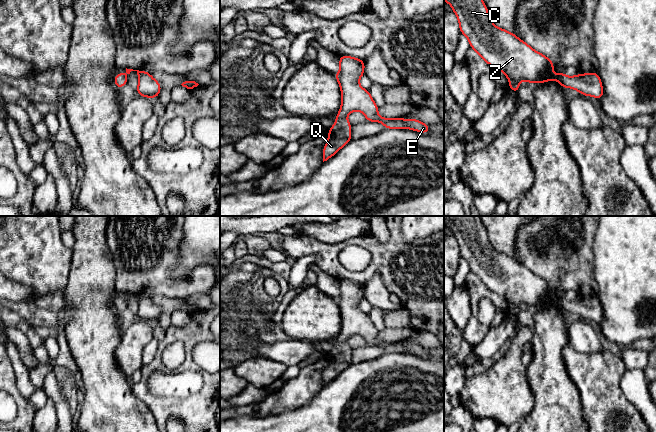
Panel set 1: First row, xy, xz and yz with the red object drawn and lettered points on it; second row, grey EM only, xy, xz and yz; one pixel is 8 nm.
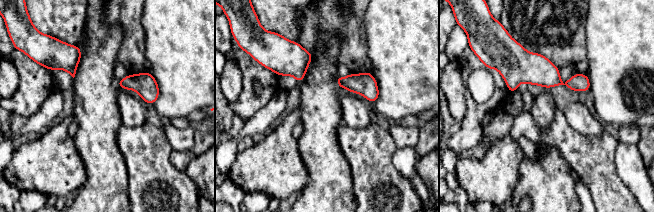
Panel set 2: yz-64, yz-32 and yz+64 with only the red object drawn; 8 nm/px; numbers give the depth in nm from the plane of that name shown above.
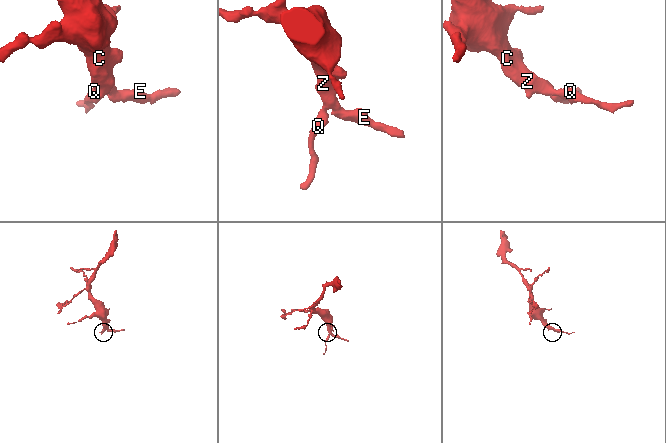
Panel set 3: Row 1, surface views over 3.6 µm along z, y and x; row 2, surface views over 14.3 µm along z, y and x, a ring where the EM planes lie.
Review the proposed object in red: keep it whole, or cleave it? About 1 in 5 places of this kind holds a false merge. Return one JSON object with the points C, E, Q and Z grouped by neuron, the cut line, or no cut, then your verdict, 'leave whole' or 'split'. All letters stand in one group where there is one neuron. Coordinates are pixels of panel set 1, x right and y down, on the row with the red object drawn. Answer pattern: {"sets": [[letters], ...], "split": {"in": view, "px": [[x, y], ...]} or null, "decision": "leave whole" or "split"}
{"sets": [["C", "E", "Q", "Z"]], "split": null, "decision": "leave whole"}

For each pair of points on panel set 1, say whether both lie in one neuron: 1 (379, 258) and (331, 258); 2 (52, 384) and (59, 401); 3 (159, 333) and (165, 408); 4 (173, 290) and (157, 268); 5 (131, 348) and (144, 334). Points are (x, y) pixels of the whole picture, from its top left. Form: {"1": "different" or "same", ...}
{"1": "same", "2": "same", "3": "different", "4": "same", "5": "same"}

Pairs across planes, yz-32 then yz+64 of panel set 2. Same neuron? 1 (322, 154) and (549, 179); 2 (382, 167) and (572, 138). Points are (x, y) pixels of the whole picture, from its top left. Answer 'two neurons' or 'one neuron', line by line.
1: one neuron
2: one neuron

